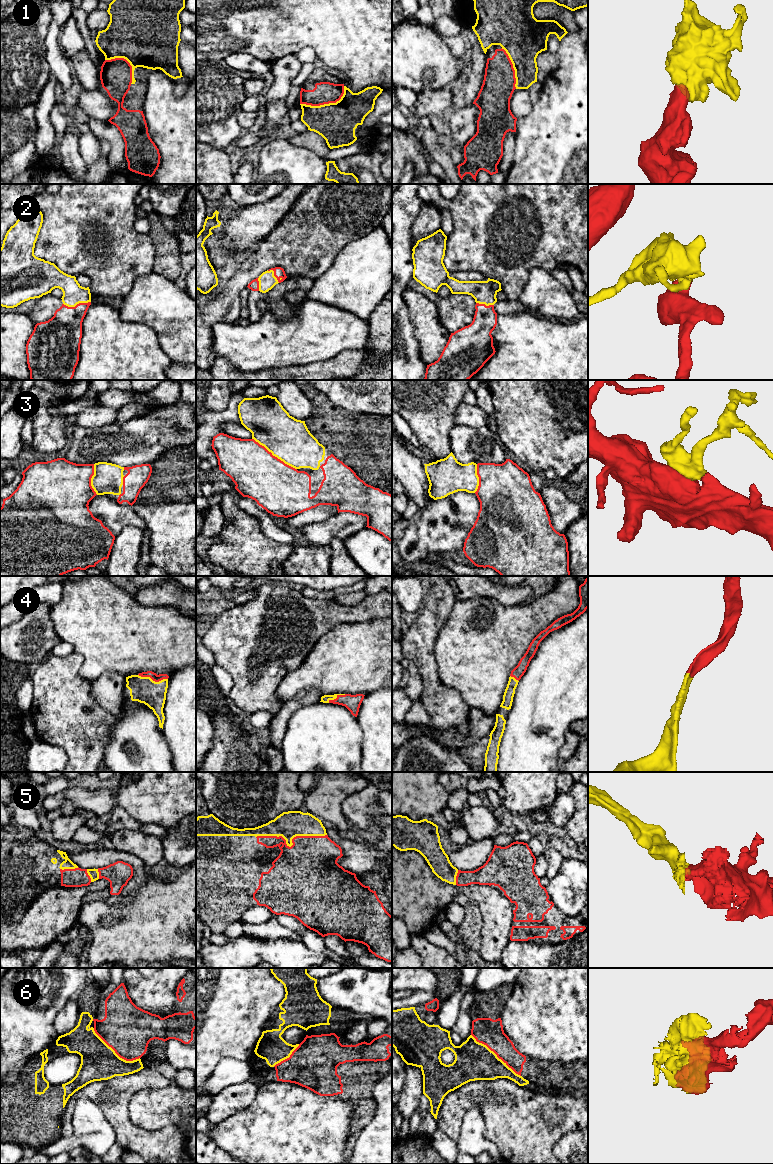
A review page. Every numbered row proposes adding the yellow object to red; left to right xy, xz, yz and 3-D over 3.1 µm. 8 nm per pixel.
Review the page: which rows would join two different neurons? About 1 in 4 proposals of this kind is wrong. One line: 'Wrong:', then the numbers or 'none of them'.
Wrong: 6

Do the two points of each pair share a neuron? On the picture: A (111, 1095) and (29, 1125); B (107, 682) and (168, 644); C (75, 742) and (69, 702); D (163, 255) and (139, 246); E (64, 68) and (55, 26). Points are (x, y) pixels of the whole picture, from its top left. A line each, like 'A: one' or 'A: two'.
A: two
B: two
C: one
D: two
E: one

